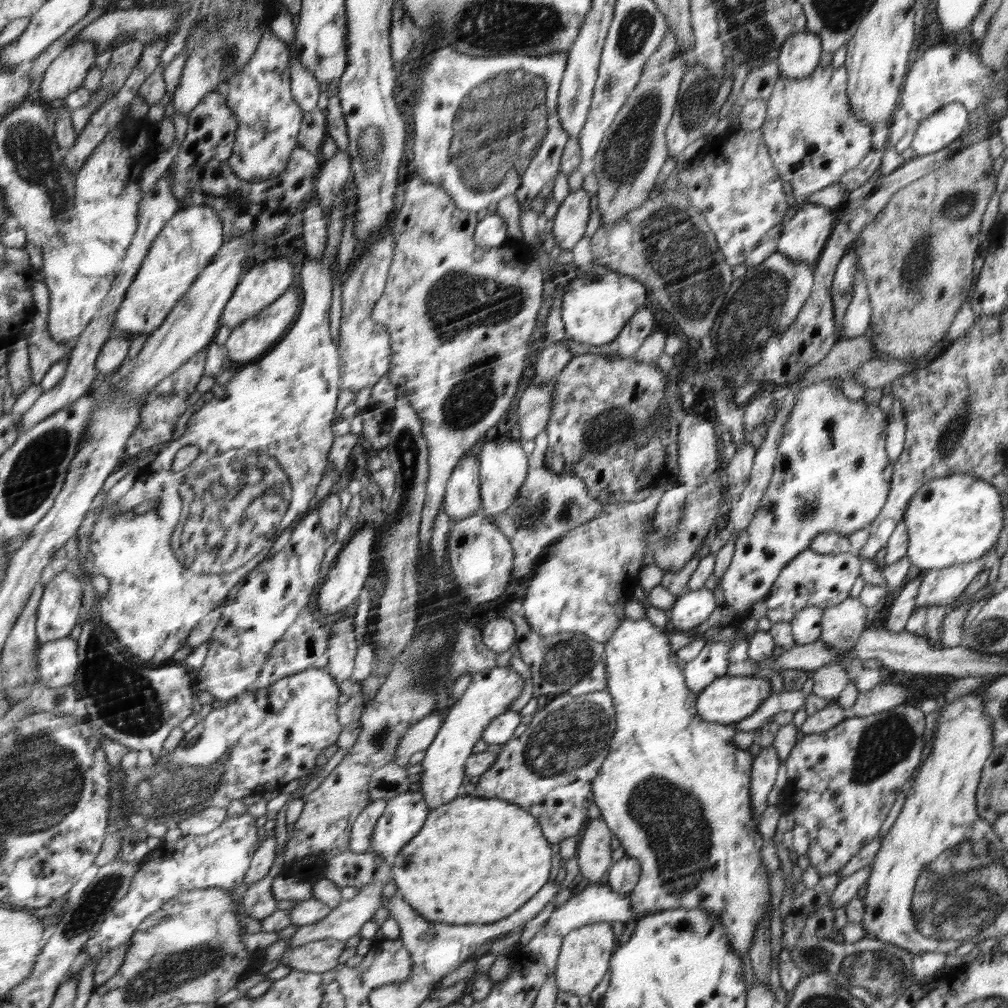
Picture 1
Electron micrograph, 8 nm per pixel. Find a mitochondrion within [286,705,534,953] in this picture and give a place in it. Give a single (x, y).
(378, 739)

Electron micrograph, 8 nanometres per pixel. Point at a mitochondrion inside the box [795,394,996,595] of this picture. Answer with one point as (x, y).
(958, 427)

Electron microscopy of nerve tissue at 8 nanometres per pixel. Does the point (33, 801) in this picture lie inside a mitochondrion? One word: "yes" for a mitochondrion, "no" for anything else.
yes

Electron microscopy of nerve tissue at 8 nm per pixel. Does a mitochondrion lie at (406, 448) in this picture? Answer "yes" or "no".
yes

